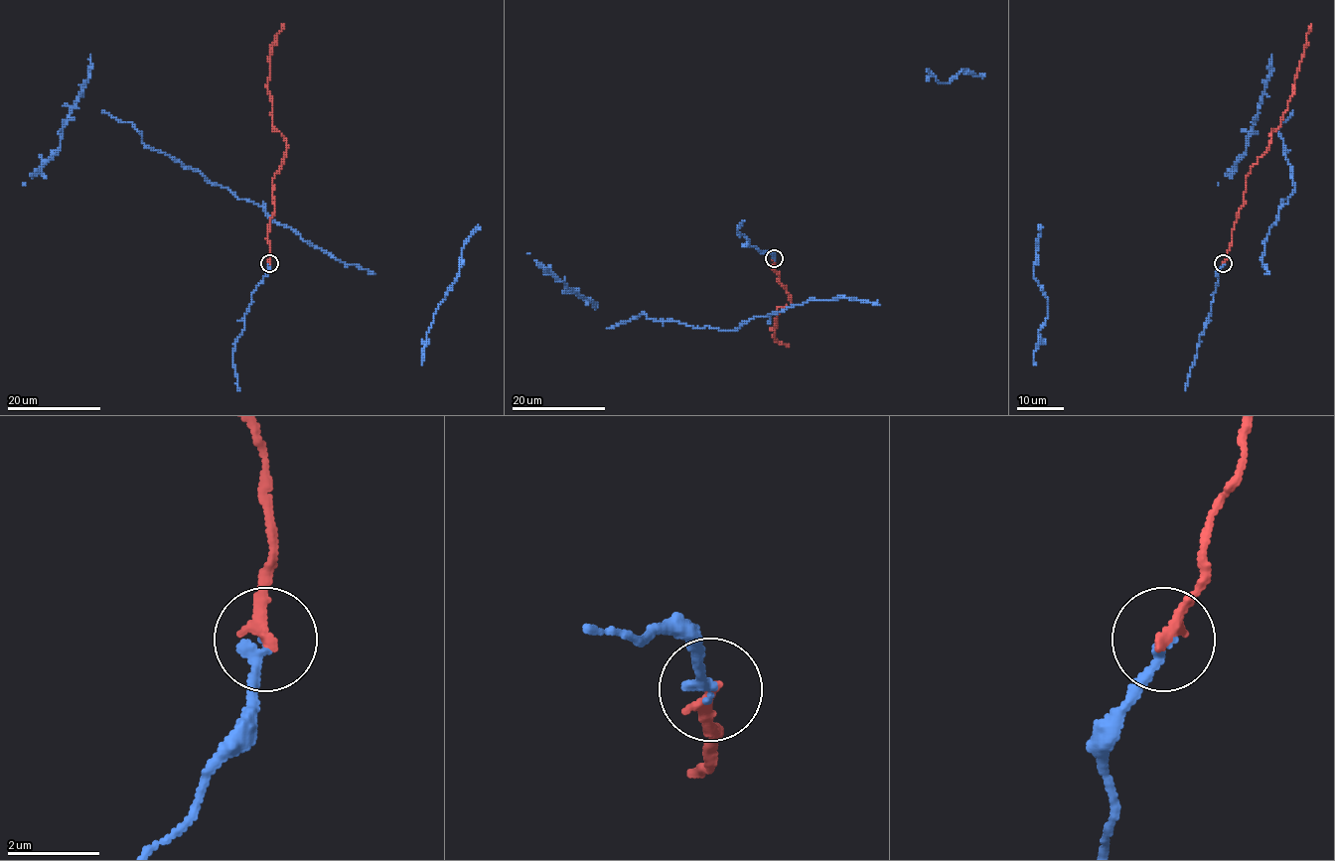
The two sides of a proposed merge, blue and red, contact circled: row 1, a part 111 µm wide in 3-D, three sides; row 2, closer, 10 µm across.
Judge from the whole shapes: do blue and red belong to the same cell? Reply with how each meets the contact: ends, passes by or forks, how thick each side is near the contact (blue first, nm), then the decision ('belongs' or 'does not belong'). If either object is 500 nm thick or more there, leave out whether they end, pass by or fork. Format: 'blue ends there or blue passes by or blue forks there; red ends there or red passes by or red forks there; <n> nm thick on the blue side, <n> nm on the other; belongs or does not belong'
blue ends there; red ends there; 240 nm thick on the blue side, 280 nm on the other; belongs

